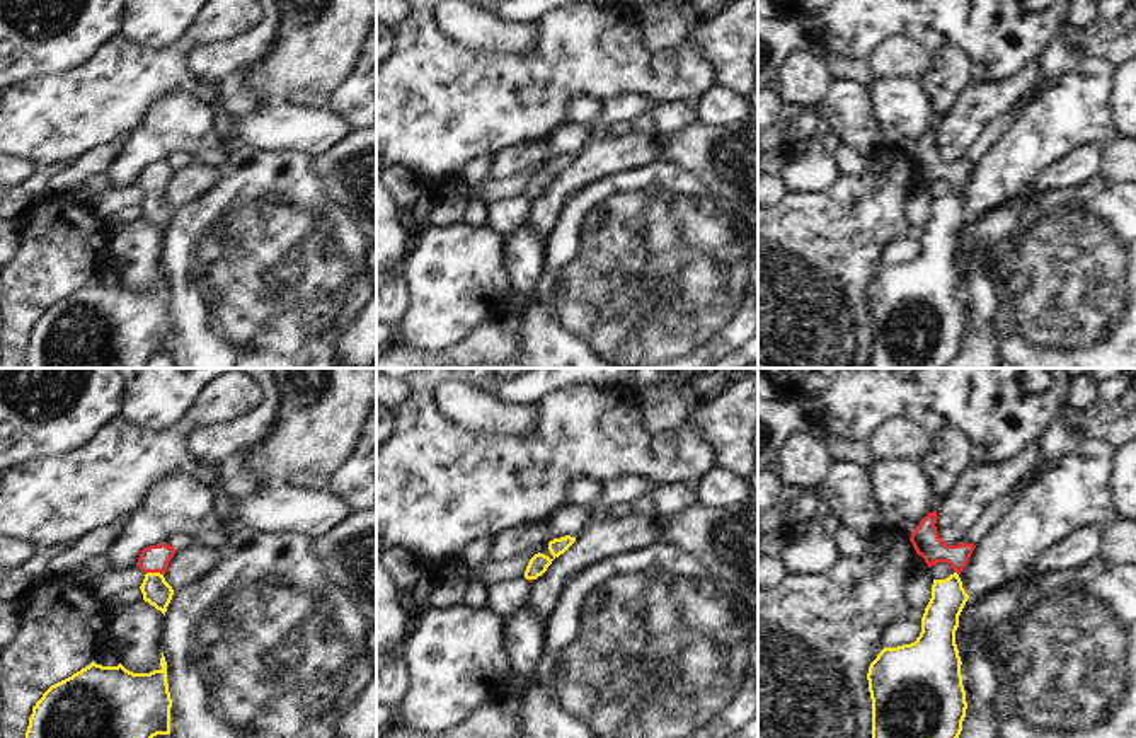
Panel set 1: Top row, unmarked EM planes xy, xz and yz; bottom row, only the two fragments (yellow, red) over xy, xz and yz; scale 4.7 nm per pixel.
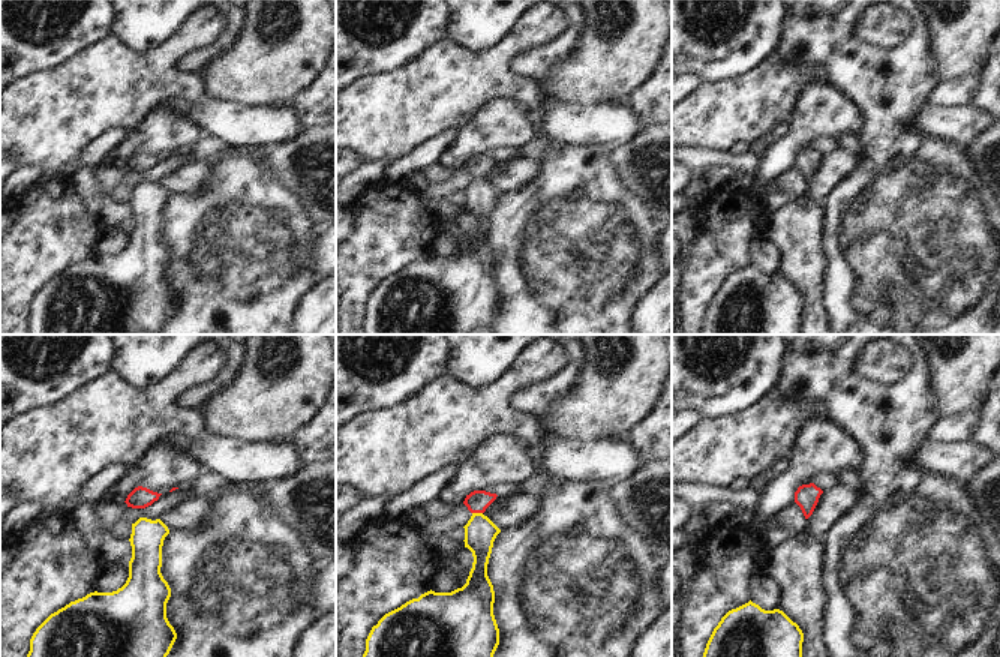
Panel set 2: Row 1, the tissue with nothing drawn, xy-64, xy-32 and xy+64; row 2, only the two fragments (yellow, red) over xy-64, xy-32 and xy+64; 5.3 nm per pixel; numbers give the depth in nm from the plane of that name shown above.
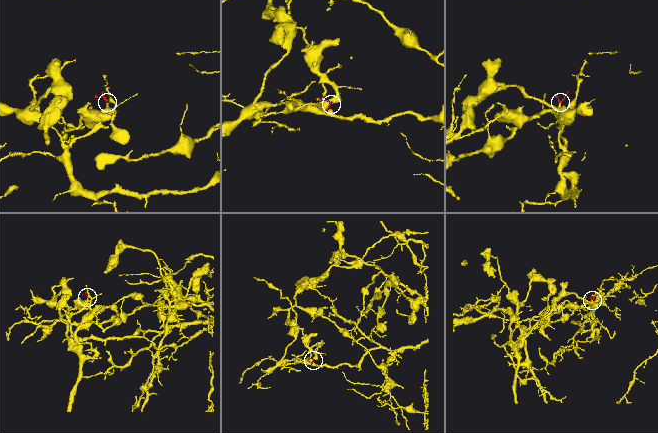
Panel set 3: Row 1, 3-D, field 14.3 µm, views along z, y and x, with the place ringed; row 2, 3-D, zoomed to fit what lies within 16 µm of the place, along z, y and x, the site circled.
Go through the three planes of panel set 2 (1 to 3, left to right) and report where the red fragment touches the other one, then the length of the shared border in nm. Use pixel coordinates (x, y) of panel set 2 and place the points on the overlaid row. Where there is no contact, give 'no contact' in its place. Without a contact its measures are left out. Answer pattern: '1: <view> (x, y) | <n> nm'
1: no contact
2: xy-32 (477, 513) | 60 nm
3: no contact

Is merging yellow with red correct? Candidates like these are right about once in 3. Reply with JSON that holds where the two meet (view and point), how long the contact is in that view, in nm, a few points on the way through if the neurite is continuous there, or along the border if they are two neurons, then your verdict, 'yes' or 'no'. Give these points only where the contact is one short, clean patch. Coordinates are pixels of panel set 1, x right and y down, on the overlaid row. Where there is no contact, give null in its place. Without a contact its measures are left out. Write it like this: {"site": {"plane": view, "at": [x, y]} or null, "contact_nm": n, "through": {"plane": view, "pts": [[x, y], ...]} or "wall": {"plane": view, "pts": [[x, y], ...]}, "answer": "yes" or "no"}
{"site": {"plane": "xy", "at": [155, 573]}, "contact_nm": 80, "through": {"plane": "xy", "pts": [[157, 592], [155, 573], [155, 558]]}, "answer": "yes"}

